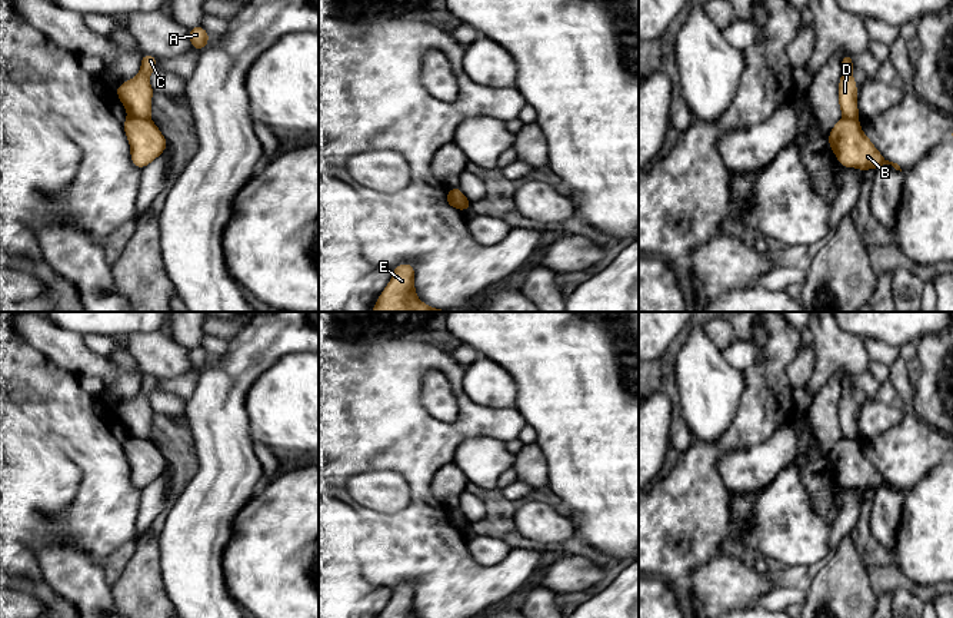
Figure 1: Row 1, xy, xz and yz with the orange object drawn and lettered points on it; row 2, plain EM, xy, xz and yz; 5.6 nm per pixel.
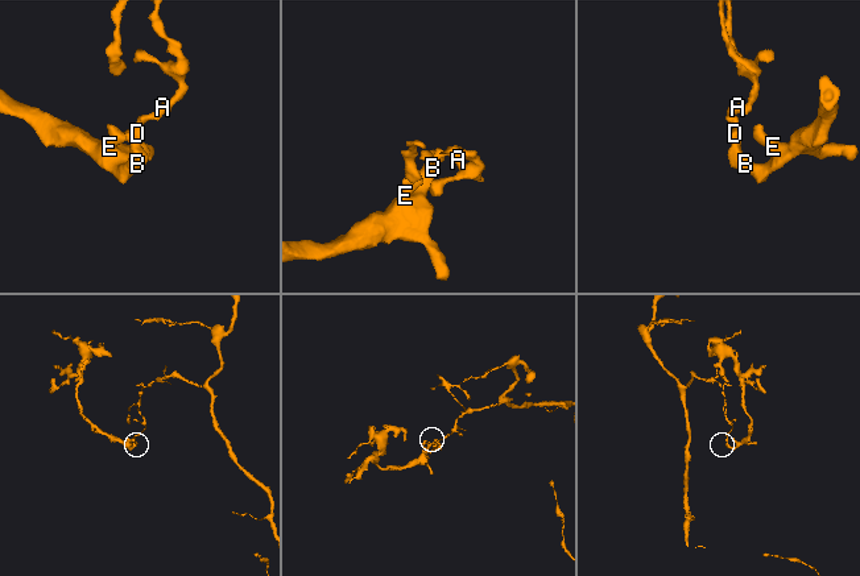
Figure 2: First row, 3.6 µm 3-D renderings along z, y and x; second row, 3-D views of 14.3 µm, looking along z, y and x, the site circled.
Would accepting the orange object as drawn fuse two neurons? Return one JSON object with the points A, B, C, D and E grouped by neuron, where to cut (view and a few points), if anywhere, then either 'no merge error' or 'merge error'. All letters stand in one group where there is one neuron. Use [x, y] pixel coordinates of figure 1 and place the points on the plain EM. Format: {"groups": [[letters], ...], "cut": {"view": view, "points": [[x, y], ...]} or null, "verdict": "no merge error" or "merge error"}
{"groups": [["A", "C", "D"], ["B", "E"]], "cut": {"view": "xy", "points": [[129, 435], [149, 438]]}, "verdict": "merge error"}

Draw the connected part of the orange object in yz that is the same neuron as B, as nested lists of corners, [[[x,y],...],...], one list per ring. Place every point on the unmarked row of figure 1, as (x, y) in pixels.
[[[840,439],[829,453],[829,465],[843,488],[854,488],[862,492],[876,491],[883,485],[892,485],[900,491],[897,484],[886,481],[874,468],[872,461],[860,448],[859,439]]]

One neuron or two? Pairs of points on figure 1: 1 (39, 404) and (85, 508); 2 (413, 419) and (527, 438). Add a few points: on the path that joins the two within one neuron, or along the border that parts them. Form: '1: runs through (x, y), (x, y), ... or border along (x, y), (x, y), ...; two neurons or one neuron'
1: runs through (65, 429), (90, 455), (90, 482); one neuron
2: border along (526, 424), (517, 438); two neurons

